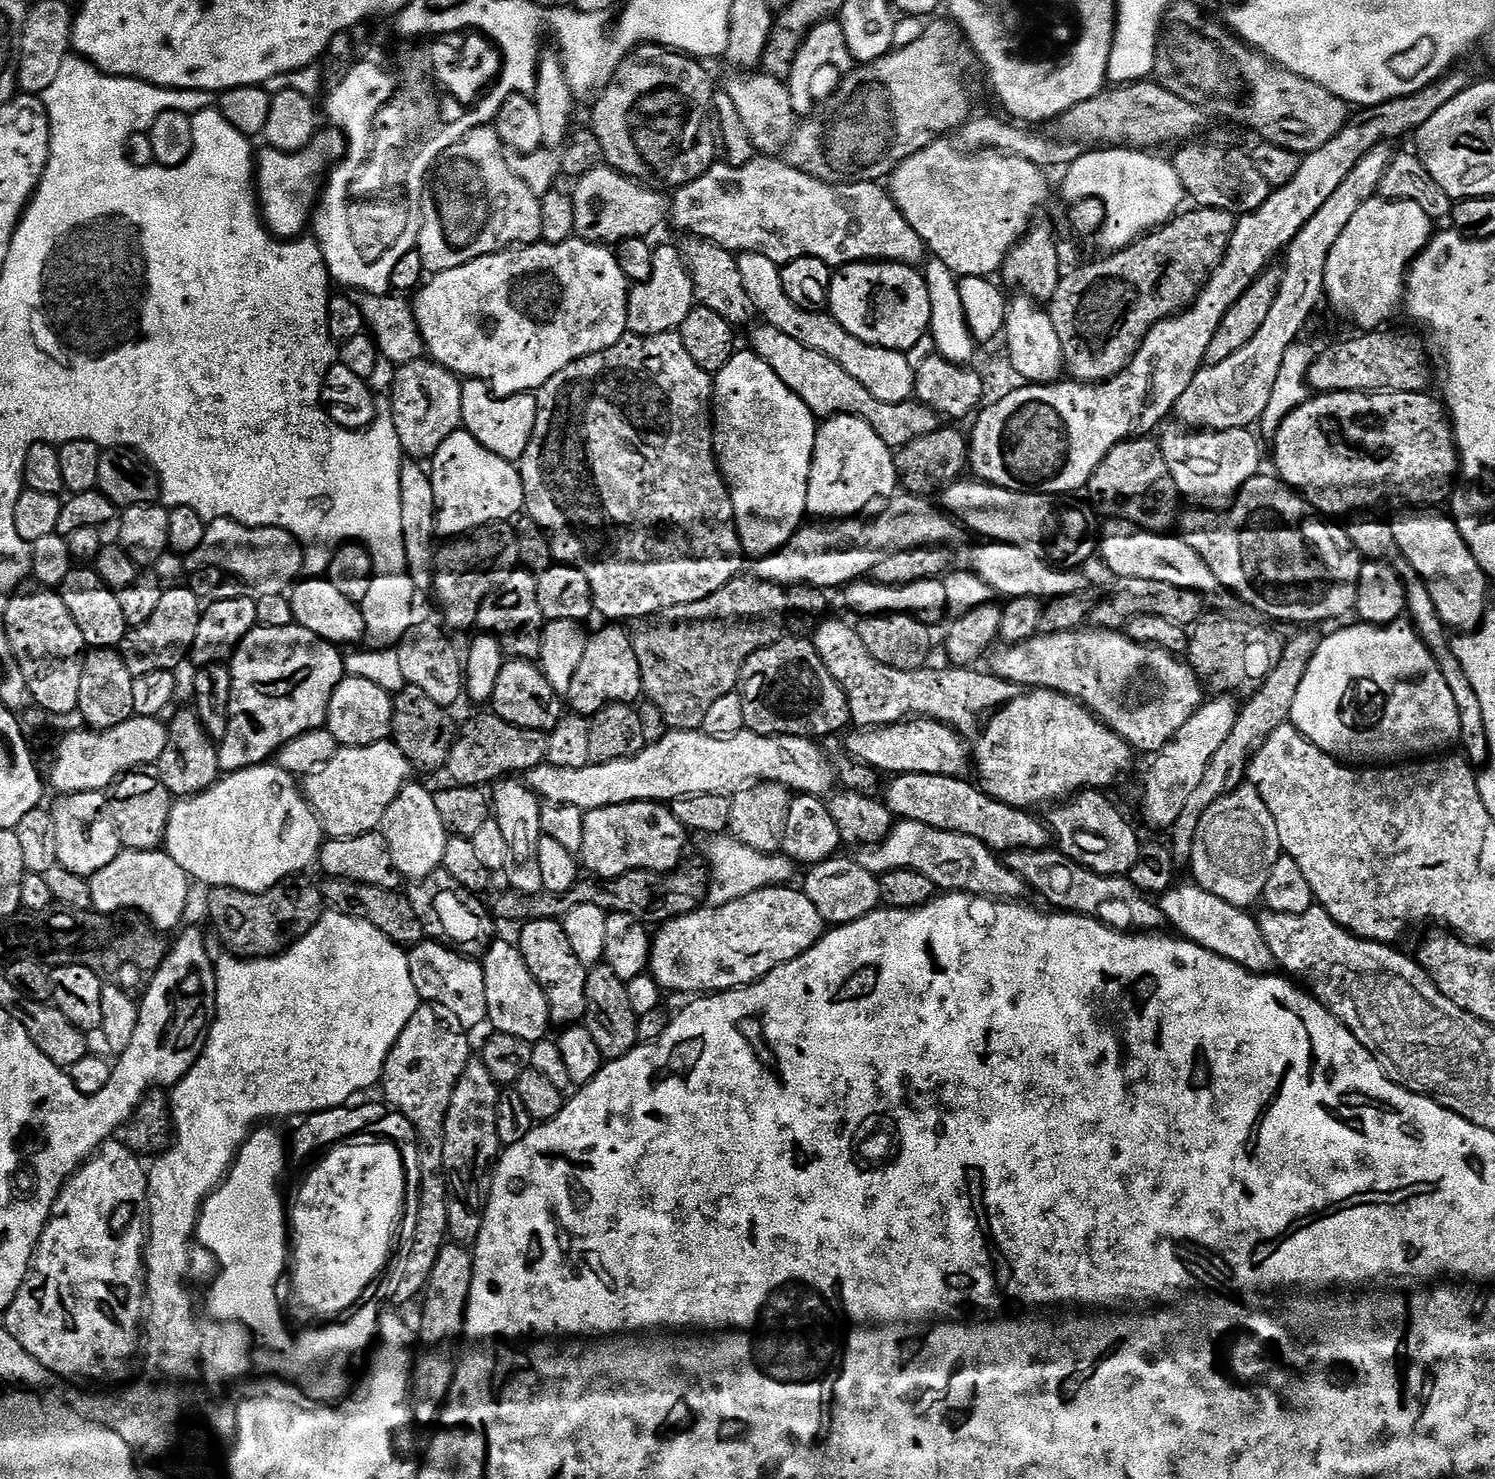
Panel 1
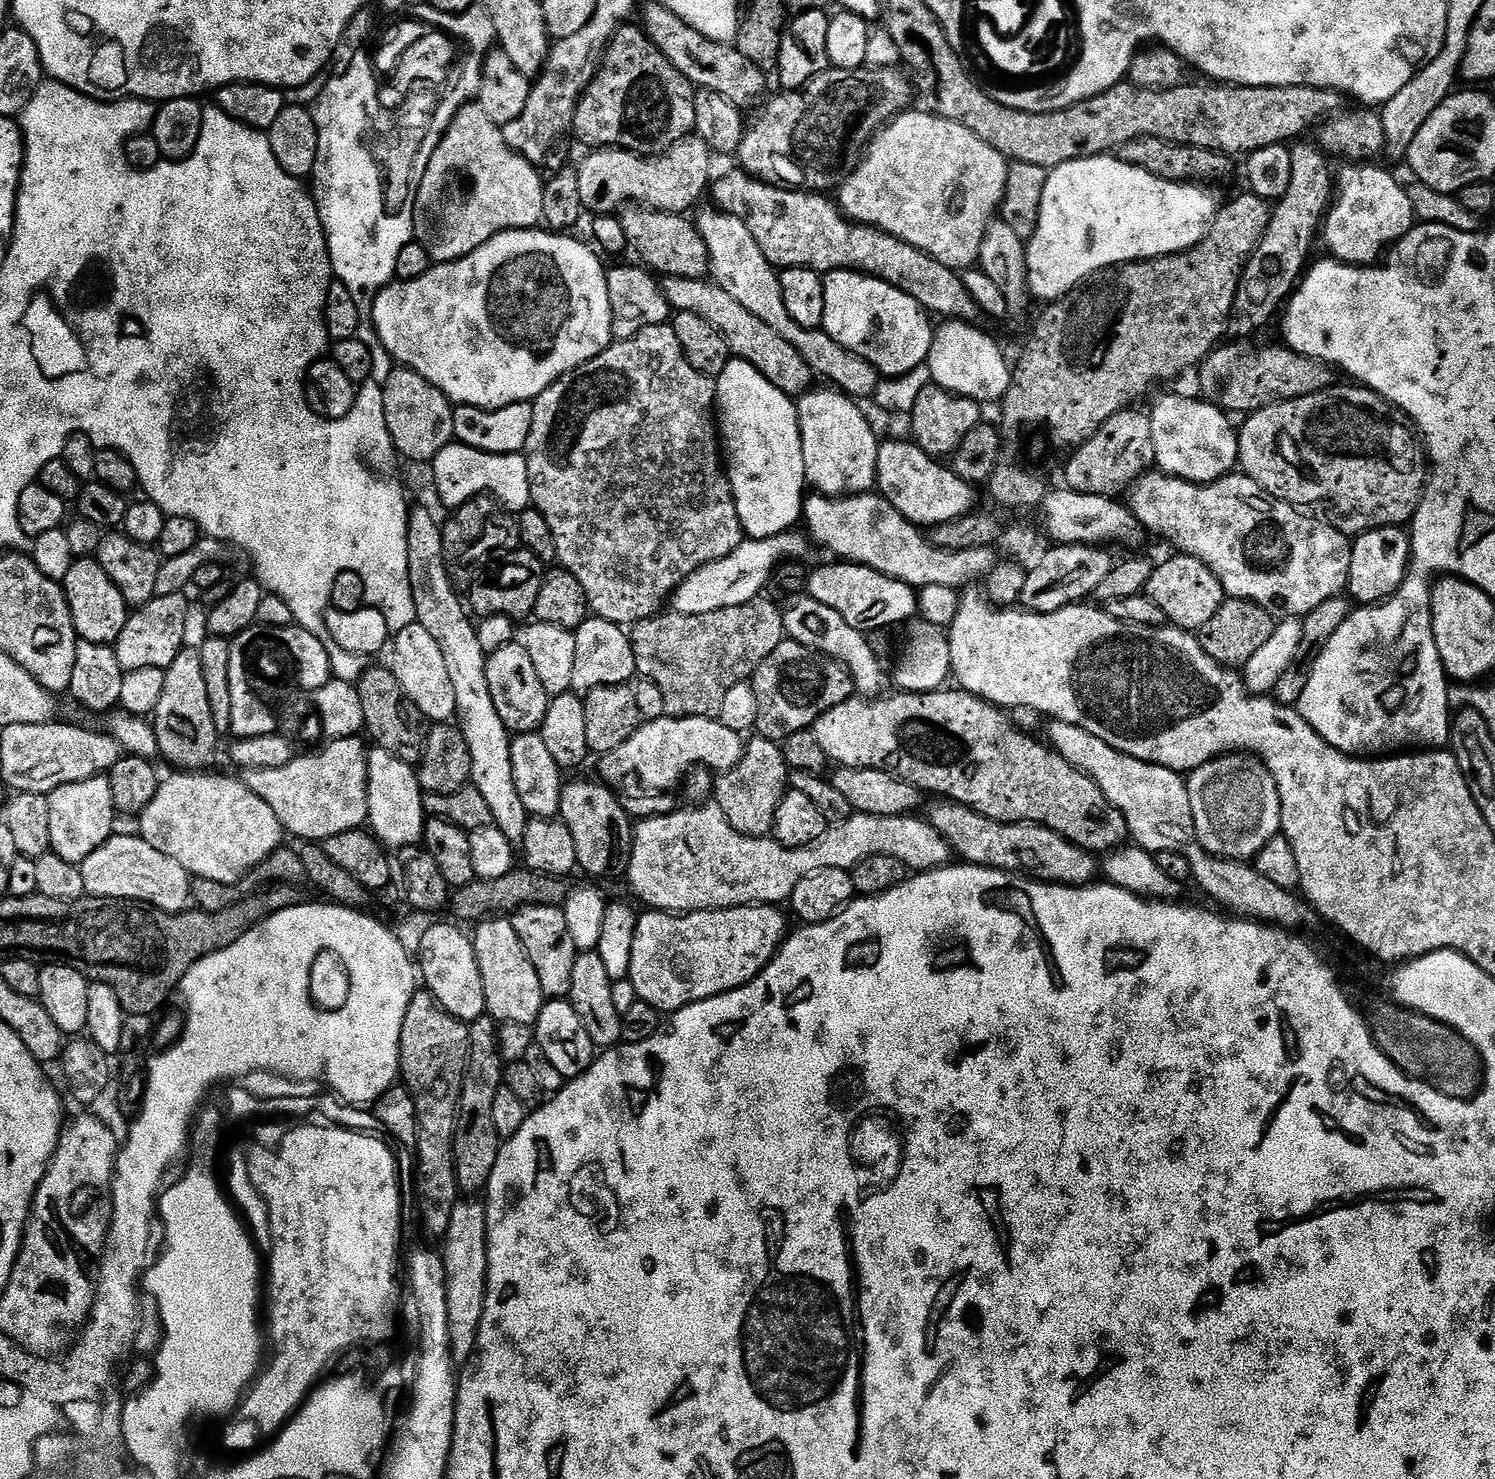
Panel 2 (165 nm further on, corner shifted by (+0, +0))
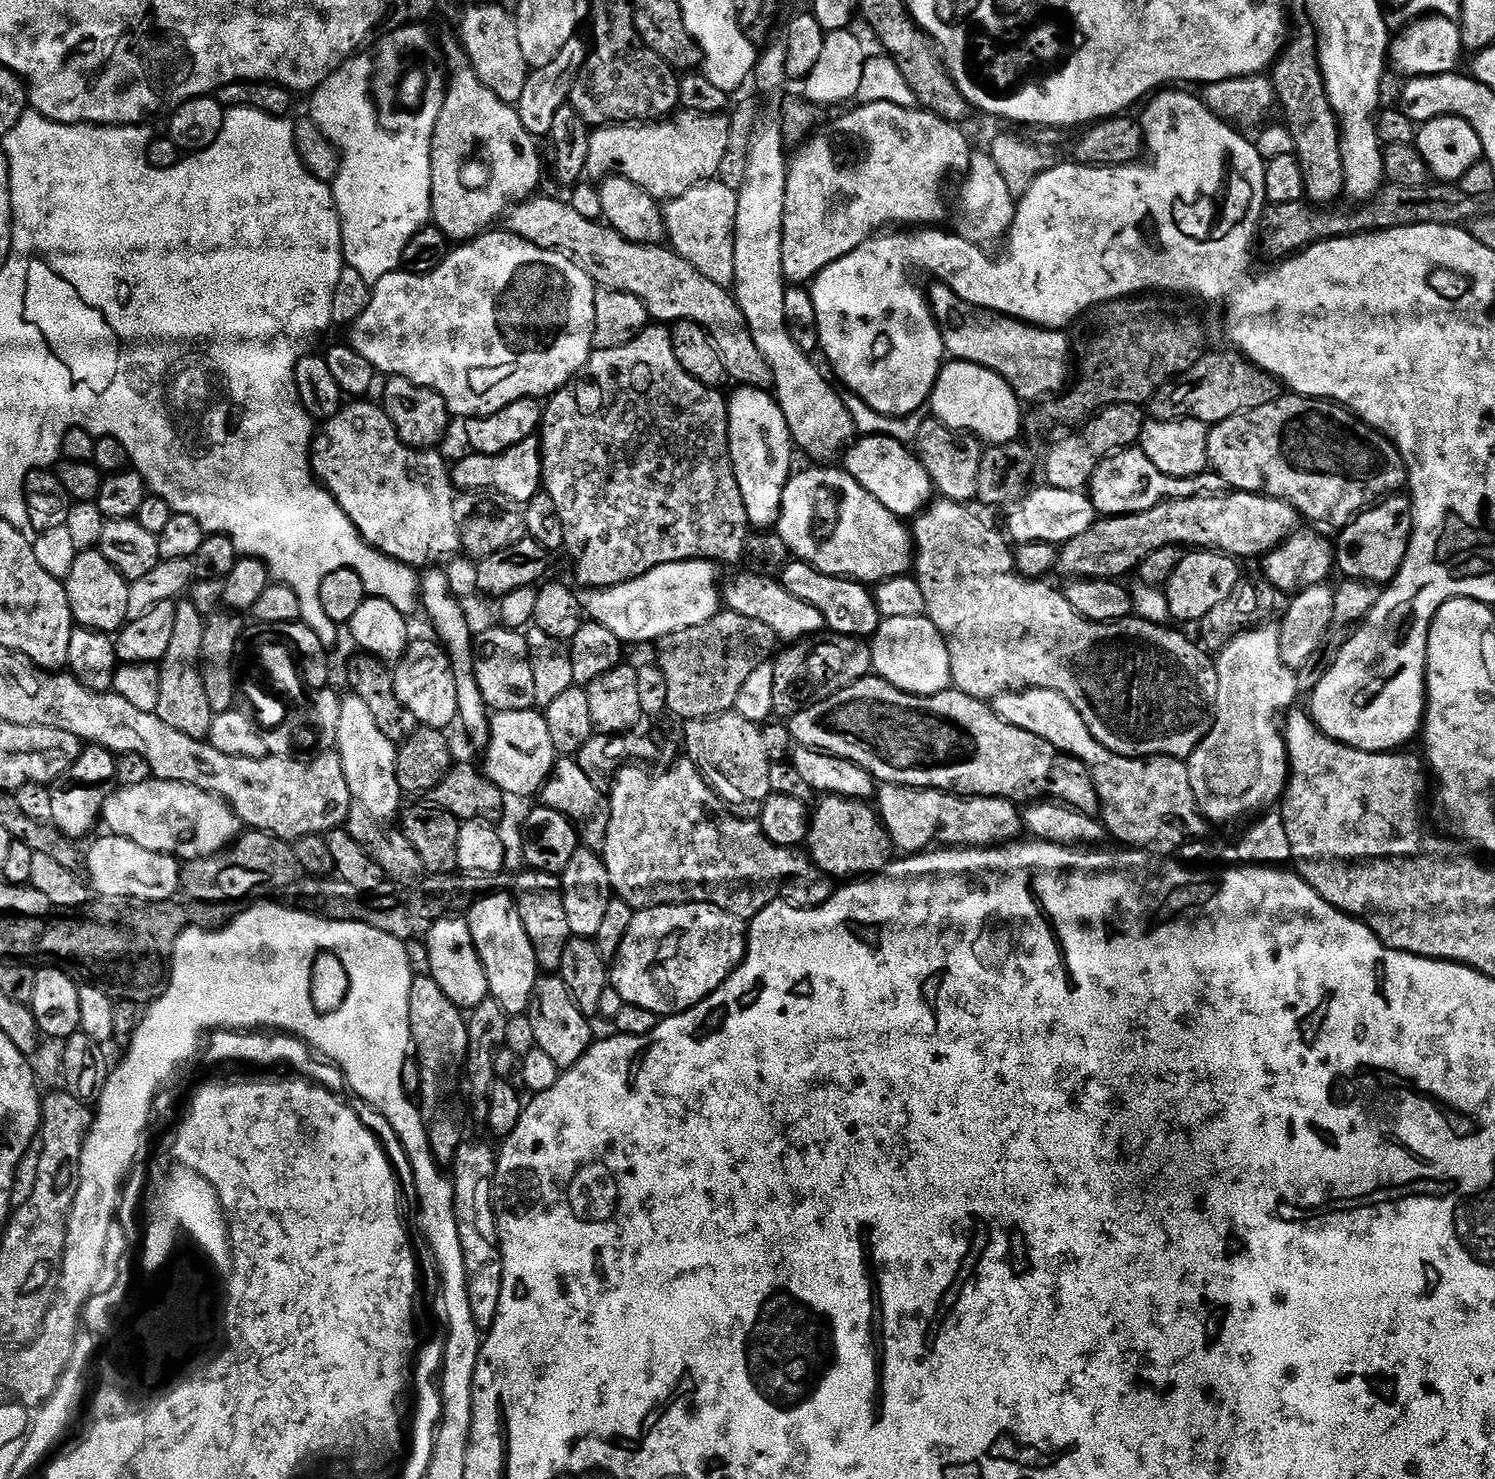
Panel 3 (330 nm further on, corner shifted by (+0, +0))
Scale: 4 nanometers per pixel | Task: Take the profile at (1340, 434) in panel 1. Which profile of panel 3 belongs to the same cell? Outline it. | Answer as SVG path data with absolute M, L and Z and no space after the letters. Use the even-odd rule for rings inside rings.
M1295 394L1281 395L1279 400L1270 402L1266 406L1258 406L1258 410L1250 410L1238 414L1234 418L1226 418L1221 424L1211 425L1208 434L1208 462L1211 471L1219 474L1229 489L1237 492L1263 492L1266 496L1273 496L1293 504L1305 521L1313 520L1316 524L1329 524L1335 530L1342 530L1356 519L1366 508L1390 496L1399 493L1408 483L1408 467L1404 465L1402 454L1376 428L1371 428L1364 420L1359 420L1349 408L1342 404L1334 404L1331 400L1309 400L1306 396Z

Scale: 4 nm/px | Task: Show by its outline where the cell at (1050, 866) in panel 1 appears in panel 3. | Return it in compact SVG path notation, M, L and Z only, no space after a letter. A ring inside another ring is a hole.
M880 784L874 797L880 821L890 834L893 849L904 854L927 852L933 846L961 848L994 848L1019 841L1022 836L1022 812L1013 801L989 796L958 796L951 792L939 792L937 788L903 788L900 784Z

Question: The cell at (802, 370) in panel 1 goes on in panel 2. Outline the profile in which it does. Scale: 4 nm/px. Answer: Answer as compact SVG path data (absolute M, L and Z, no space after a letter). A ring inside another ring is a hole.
M669 276L662 284L664 293L668 298L668 304L676 312L693 312L706 322L710 322L719 332L724 335L728 343L728 351L735 359L750 362L754 370L758 370L778 390L782 390L786 395L799 398L813 387L814 373L812 368L798 354L798 350L778 330L766 326L762 318L750 314L738 298L730 298L726 290L722 290L720 285L711 279L695 280L694 278L680 278Z

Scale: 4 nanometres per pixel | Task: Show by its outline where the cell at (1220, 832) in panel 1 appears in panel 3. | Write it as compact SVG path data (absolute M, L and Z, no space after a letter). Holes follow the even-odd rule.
M1269 622L1261 623L1259 626L1253 626L1248 629L1246 632L1240 633L1239 636L1235 636L1225 648L1219 649L1218 655L1215 657L1216 662L1216 677L1218 678L1218 694L1216 695L1216 703L1214 705L1214 719L1212 722L1212 729L1206 734L1206 738L1198 745L1198 747L1193 750L1191 756L1188 757L1186 763L1188 765L1188 773L1190 774L1190 790L1194 790L1194 798L1196 799L1196 805L1200 807L1200 815L1204 817L1205 821L1212 822L1212 820L1217 820L1218 823L1224 824L1227 820L1236 820L1239 816L1248 816L1251 812L1259 813L1261 810L1267 809L1269 806L1267 804L1272 804L1281 799L1284 794L1285 788L1288 787L1288 751L1286 750L1286 746L1284 745L1284 733L1282 731L1281 717L1285 715L1293 707L1292 704L1296 700L1296 696L1299 697L1301 695L1300 687L1298 686L1298 682L1296 681L1296 672L1290 666L1286 666L1286 662L1282 662L1282 650L1280 649L1280 625L1279 623L1273 622L1273 624L1268 624Z

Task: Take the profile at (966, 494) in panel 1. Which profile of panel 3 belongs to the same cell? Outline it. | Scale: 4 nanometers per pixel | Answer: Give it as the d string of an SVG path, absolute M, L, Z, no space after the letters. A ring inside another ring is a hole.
M862 436L847 449L843 457L845 460L842 460L844 471L854 477L862 490L870 490L870 494L874 494L874 498L878 498L878 502L882 502L882 506L886 506L886 510L895 516L919 516L934 499L932 479L922 466L920 457L909 445L907 448L902 441L892 436Z

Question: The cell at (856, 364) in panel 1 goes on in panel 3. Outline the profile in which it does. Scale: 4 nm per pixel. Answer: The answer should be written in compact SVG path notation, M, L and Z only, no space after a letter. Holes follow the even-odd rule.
M709 180L667 201L662 208L664 231L672 251L679 254L698 274L710 278L718 286L731 289L734 285L734 242L736 241L737 189Z

